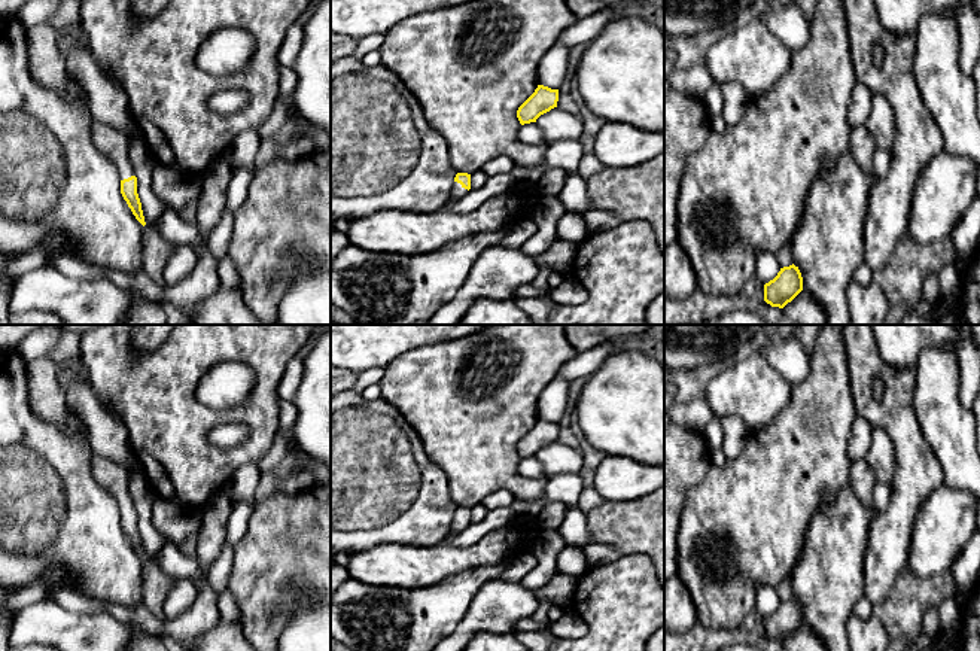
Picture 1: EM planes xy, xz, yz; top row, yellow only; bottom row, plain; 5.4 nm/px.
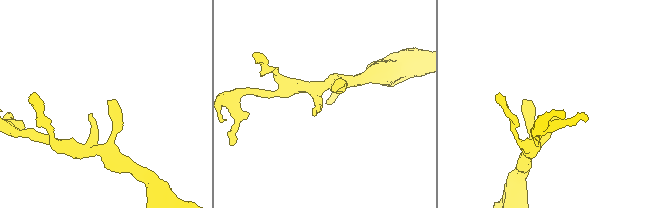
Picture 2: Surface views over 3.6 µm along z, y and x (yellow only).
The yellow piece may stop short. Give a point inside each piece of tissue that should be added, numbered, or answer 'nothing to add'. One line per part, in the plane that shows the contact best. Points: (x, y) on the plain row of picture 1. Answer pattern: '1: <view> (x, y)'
1: xz (457, 525)

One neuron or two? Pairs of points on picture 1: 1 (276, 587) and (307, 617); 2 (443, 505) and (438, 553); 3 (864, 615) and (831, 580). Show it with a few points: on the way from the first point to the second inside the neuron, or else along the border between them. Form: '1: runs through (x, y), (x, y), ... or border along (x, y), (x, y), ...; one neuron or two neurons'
1: border along (314, 599), (306, 599), (279, 635); two neurons
2: border along (449, 534), (432, 544), (405, 545); two neurons
3: border along (864, 596), (852, 608), (846, 624), (846, 635); two neurons

